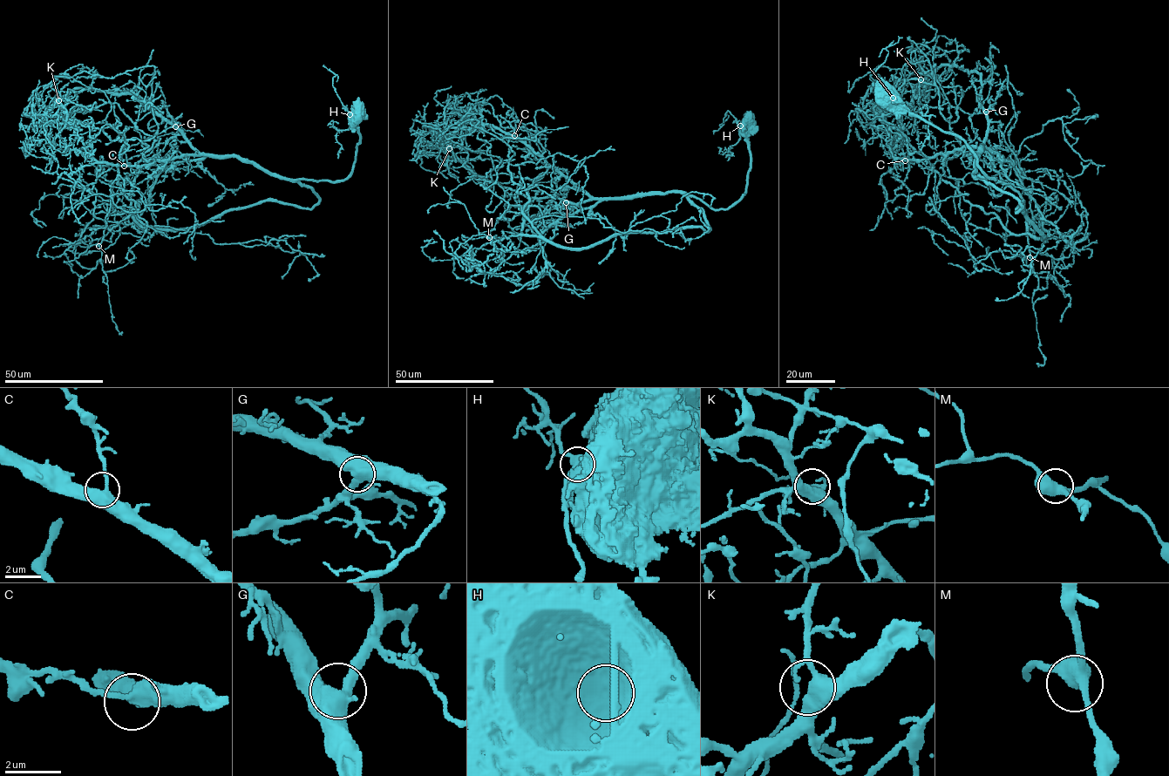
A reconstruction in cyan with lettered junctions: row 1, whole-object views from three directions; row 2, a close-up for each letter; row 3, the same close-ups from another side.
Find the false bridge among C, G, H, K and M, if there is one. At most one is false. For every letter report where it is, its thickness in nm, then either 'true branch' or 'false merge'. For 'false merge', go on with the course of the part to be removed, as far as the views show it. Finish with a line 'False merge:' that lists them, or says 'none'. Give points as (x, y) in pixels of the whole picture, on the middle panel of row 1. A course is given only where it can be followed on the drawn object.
C: place (514, 135); calibre 480 nm; true branch
G: place (566, 202); calibre 500 nm; true branch
H: place (740, 125); calibre 700 nm; false merge; course (740, 125), (728, 111), (723, 124), (714, 130)
K: place (449, 148); calibre 460 nm; true branch
M: place (489, 237); calibre 460 nm; true branch
False merge: H

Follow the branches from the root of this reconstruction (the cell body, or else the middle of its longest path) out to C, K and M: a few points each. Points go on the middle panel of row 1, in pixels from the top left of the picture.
C: (749, 121), (747, 141), (750, 166), (745, 193), (725, 209), (718, 209), (682, 193), (589, 197), (514, 135)
K: (749, 121), (746, 191), (725, 209), (713, 209), (682, 193), (578, 203), (529, 198), (475, 174), (449, 148)
M: (749, 121), (746, 191), (725, 209), (655, 193), (600, 200), (540, 234), (524, 222), (519, 234), (489, 237)

